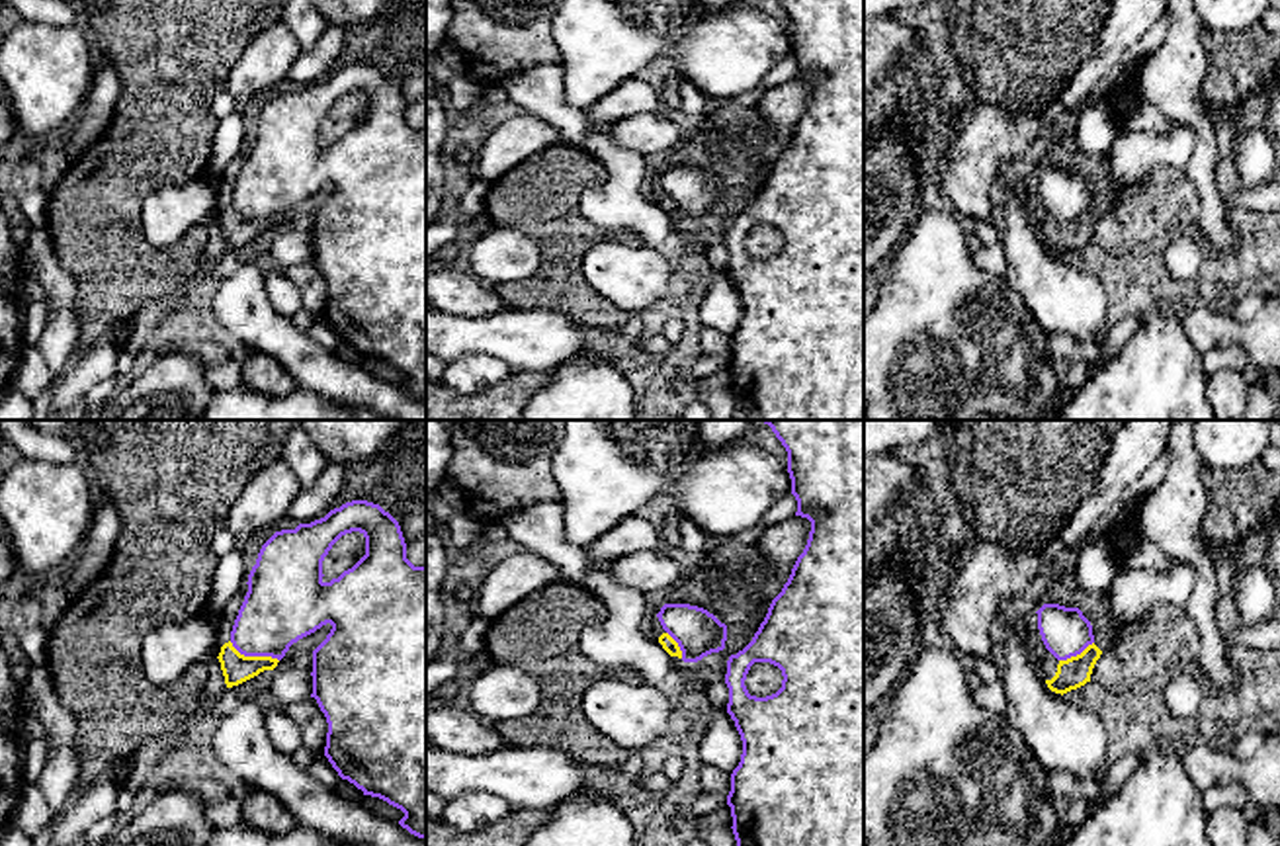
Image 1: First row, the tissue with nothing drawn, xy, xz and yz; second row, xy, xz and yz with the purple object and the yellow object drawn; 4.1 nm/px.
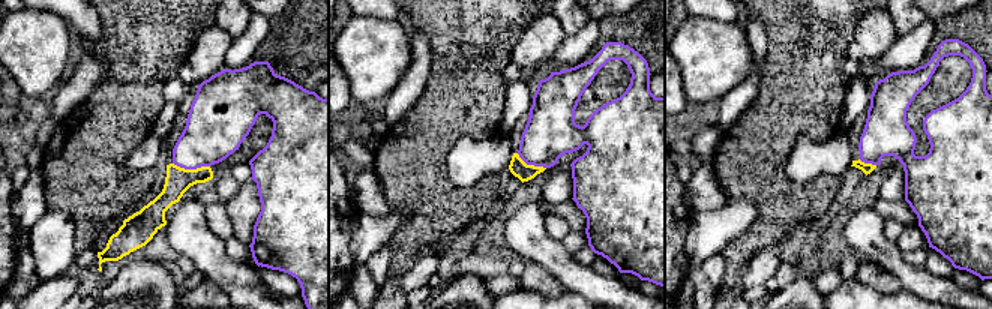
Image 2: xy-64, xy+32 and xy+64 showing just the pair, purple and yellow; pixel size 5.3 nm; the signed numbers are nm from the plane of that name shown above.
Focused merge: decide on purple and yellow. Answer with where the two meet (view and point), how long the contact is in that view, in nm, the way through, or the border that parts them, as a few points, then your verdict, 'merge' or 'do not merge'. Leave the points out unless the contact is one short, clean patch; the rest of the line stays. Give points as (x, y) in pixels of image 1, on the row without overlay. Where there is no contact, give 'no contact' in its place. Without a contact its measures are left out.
xy (255, 217) | 220 nm | along xy (229, 204), (245, 217), (270, 217), (278, 223) | do not merge

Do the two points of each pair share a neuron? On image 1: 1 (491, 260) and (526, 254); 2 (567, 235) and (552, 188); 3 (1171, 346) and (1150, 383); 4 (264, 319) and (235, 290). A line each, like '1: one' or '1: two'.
1: one
2: one
3: one
4: one

